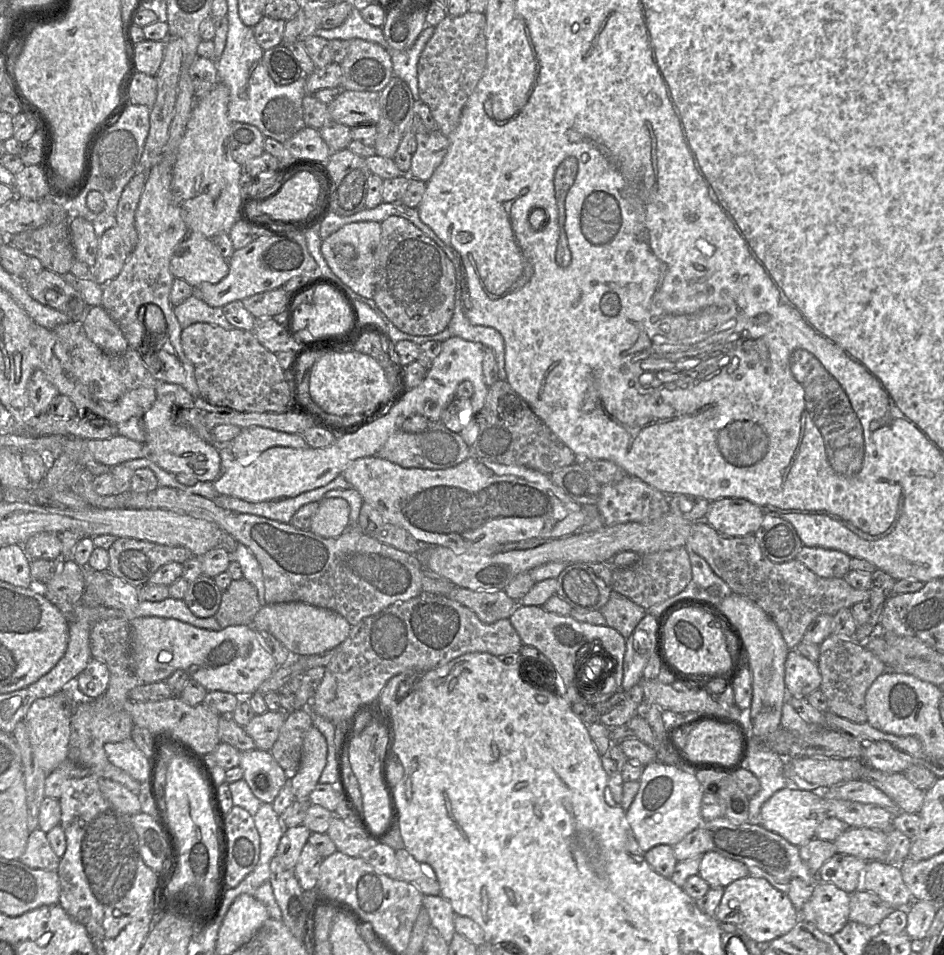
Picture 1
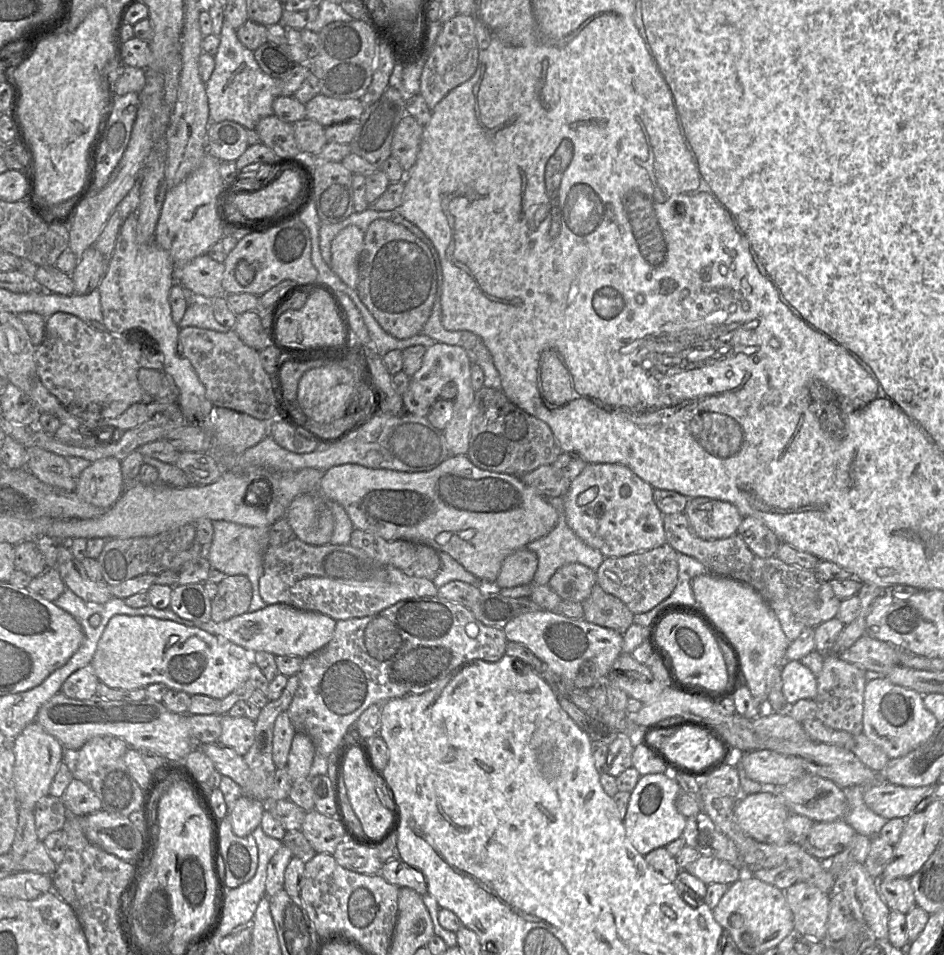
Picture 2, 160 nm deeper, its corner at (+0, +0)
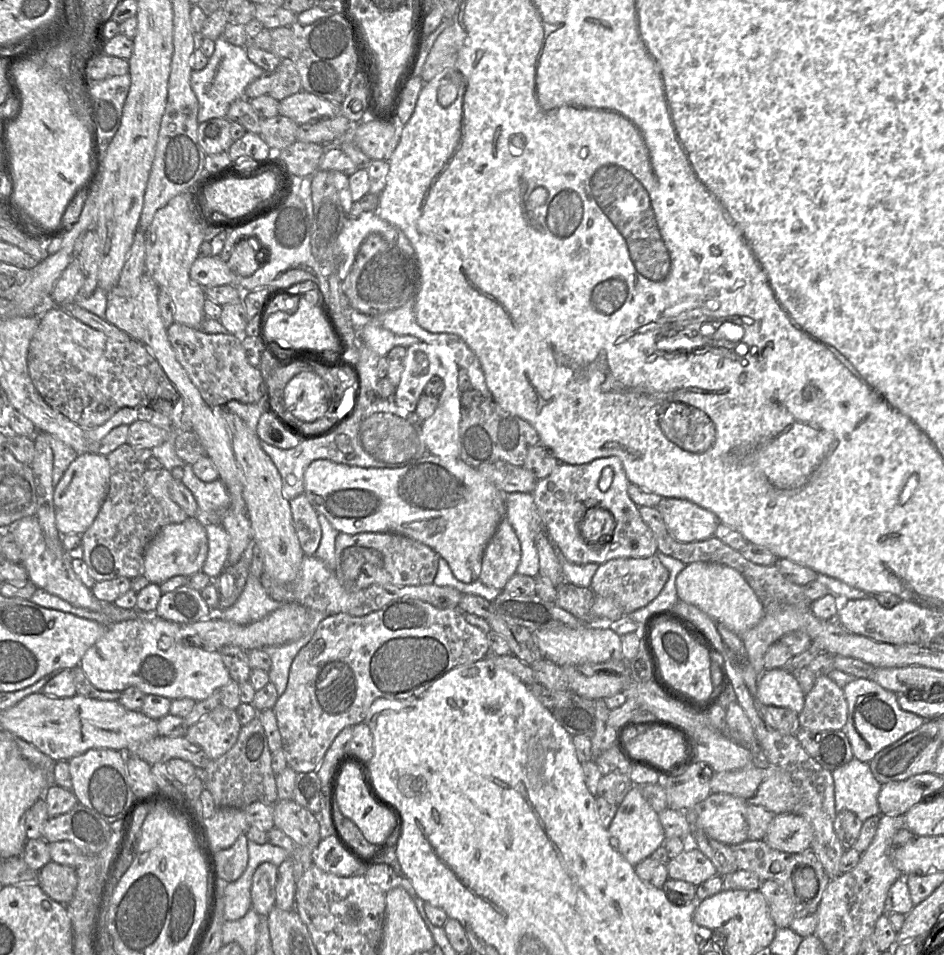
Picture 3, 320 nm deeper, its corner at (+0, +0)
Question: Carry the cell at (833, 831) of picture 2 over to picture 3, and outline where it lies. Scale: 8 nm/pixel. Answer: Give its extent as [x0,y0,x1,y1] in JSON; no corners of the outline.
[762,814,813,853]

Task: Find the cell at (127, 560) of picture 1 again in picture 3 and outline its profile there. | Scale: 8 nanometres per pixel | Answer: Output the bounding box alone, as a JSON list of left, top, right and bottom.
[81,444,188,581]

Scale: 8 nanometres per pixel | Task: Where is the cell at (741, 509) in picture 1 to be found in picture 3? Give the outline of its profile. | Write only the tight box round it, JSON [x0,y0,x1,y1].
[655,497,720,543]

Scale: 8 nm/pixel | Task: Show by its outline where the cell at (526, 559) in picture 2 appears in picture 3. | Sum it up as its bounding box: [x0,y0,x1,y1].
[479,516,520,590]

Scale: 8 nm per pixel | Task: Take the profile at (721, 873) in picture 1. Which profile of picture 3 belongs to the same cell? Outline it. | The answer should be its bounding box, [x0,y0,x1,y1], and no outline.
[666,846,717,886]

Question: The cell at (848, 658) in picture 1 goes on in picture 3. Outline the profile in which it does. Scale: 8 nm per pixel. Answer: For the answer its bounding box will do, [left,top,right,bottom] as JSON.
[798,675,848,732]

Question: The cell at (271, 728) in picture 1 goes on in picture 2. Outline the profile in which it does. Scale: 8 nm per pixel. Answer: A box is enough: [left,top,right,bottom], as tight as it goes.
[219,716,255,755]

